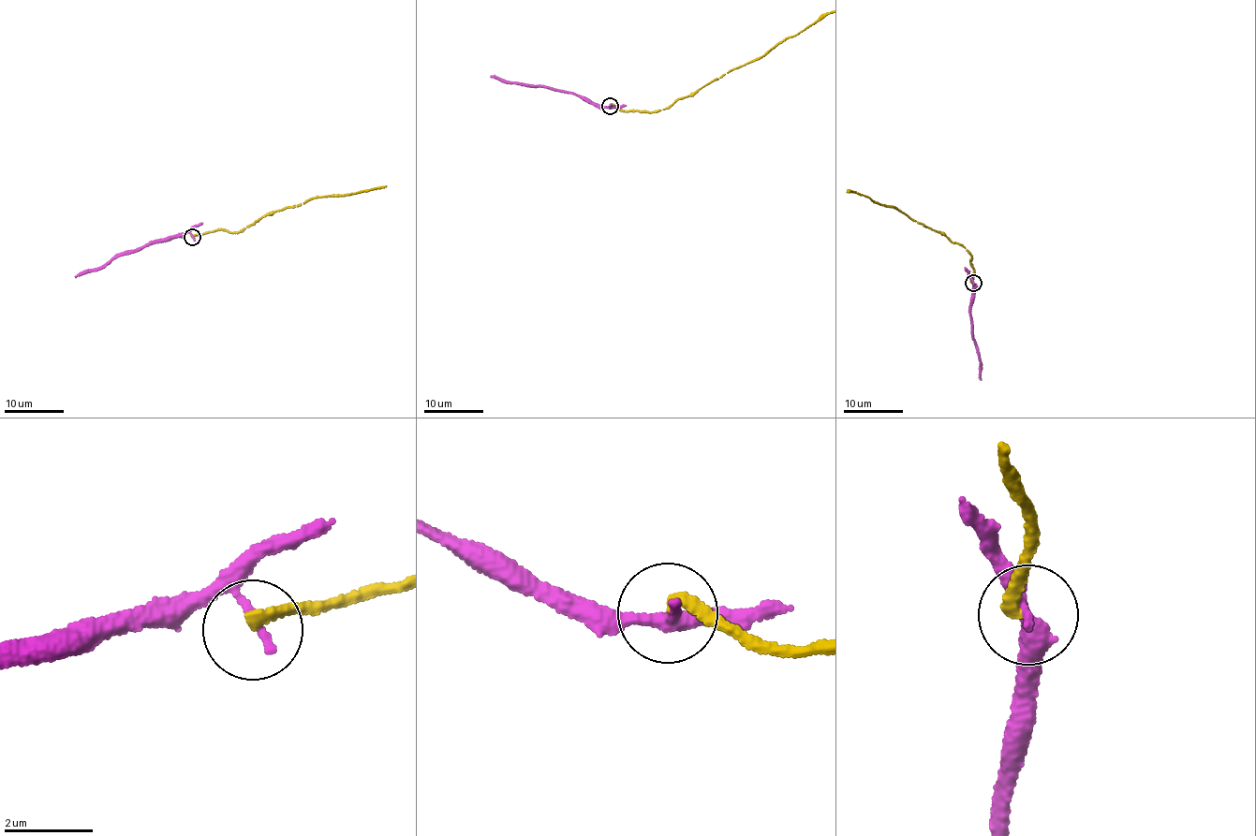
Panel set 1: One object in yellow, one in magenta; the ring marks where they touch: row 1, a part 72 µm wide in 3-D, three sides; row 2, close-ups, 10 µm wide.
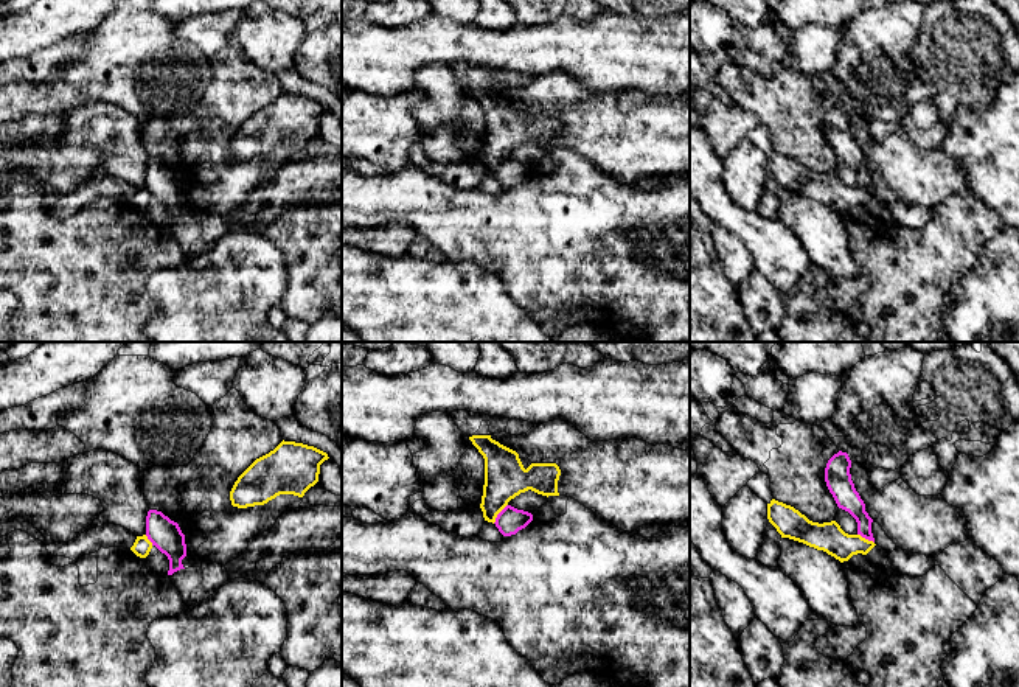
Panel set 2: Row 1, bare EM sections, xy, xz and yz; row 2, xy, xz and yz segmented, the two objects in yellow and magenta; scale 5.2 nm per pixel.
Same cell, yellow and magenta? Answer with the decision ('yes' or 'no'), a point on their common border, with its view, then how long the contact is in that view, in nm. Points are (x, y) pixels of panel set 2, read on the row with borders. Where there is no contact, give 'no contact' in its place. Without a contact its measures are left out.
no | xz (499, 512) | 130 nm

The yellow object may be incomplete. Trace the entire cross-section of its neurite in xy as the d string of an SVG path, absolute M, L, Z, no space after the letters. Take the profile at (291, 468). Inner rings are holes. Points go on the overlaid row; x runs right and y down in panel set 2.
M283 440L238 477L230 491L231 505L264 505L280 494L303 497L318 482L320 465L328 459L314 446Z

